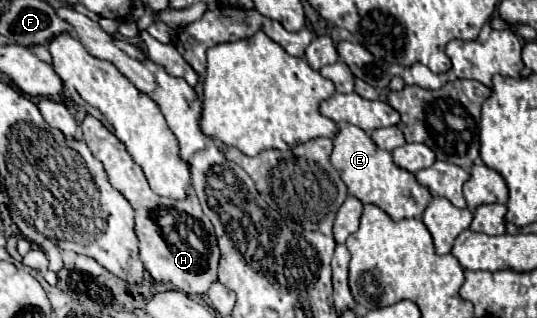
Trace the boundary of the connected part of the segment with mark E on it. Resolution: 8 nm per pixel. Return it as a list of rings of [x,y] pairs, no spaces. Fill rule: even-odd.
[[[340,124],[334,136],[334,150],[330,156],[332,166],[340,172],[340,178],[348,186],[348,192],[362,200],[362,204],[380,206],[392,220],[422,218],[424,208],[432,202],[434,194],[424,188],[416,176],[394,164],[392,154],[374,144],[374,140],[354,124]]]

